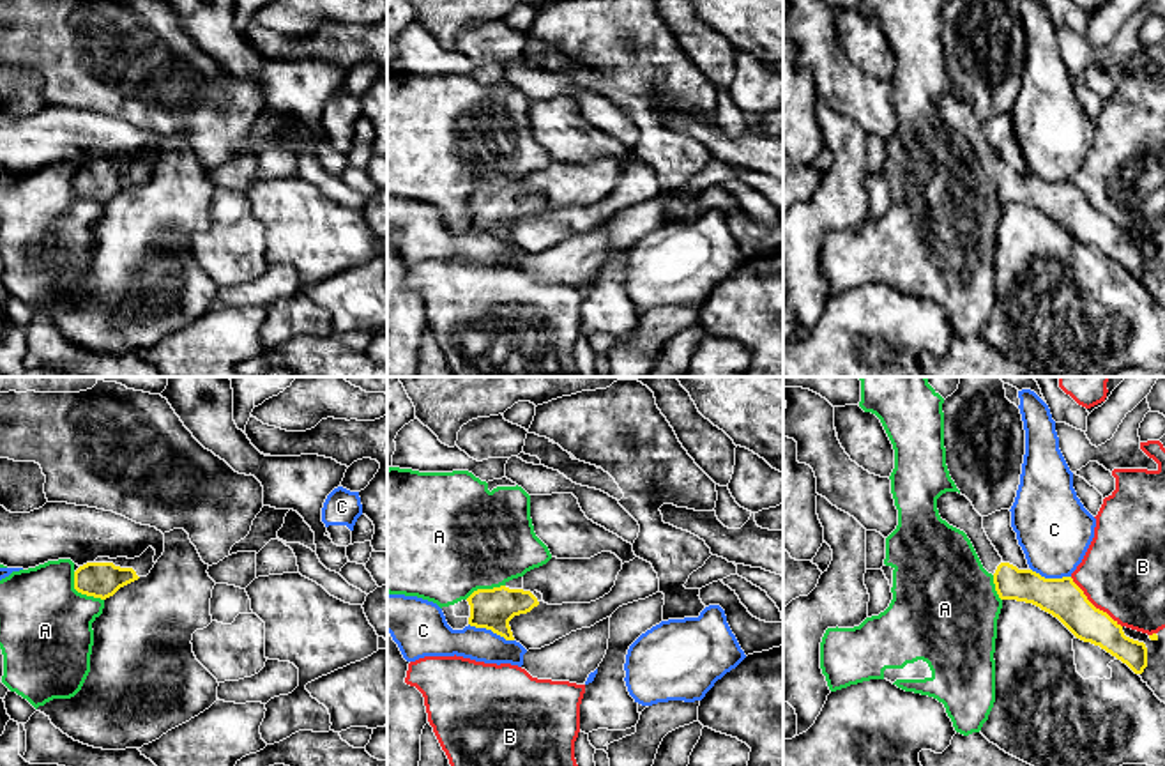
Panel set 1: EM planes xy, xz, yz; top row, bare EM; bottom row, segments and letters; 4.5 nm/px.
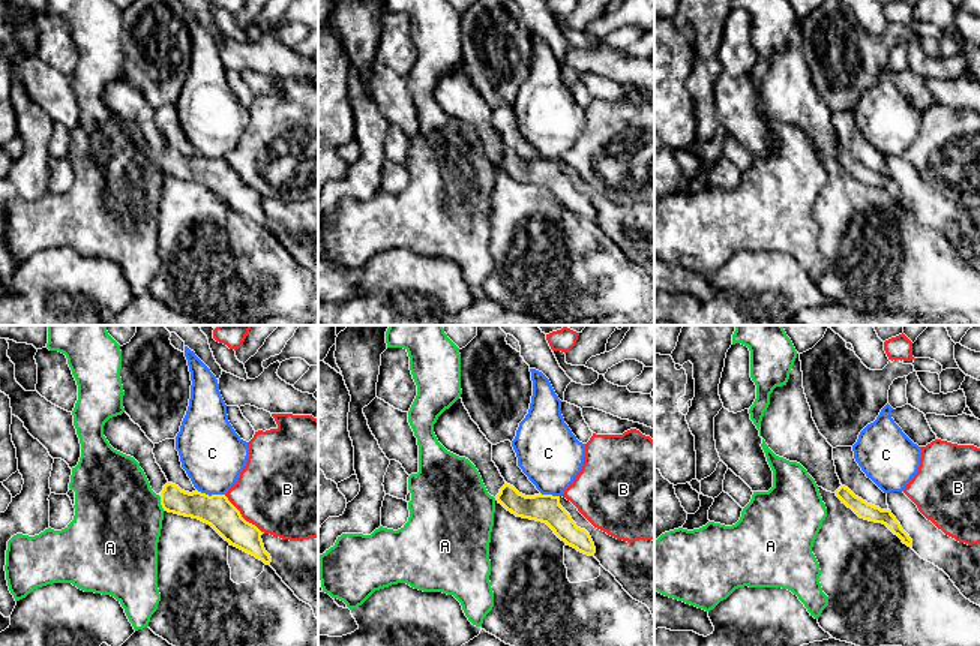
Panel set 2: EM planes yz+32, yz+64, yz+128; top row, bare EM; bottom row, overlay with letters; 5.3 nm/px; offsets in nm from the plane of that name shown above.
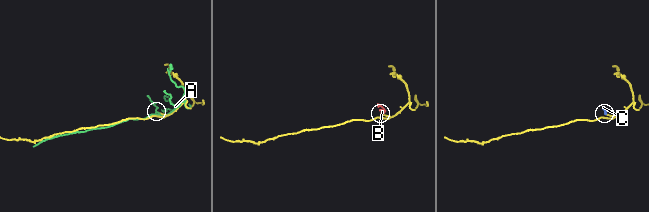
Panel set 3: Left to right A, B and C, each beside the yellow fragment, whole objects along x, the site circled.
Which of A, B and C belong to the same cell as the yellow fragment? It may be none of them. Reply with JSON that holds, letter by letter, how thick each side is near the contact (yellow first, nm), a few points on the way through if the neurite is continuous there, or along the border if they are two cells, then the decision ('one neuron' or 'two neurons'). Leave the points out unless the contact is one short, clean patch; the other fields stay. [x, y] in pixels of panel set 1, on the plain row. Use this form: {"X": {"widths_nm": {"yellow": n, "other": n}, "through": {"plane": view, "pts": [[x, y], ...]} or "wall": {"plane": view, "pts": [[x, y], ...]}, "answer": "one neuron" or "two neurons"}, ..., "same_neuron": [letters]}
{"A": {"widths_nm": {"yellow": 160, "other": 420}, "answer": "two neurons"}, "B": {"widths_nm": {"yellow": 180, "other": 380}, "answer": "two neurons"}, "C": {"widths_nm": {"yellow": 190, "other": 160}, "wall": {"plane": "xz", "pts": [[469, 227], [490, 232], [513, 245]]}, "answer": "two neurons"}, "same_neuron": []}

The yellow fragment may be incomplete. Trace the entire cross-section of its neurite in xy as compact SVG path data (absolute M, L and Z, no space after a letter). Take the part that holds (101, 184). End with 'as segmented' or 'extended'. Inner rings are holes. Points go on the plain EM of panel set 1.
M148 150L140 161L97 161L74 175L74 193L81 198L106 203L120 191L147 180L154 172L156 154Z; extended

